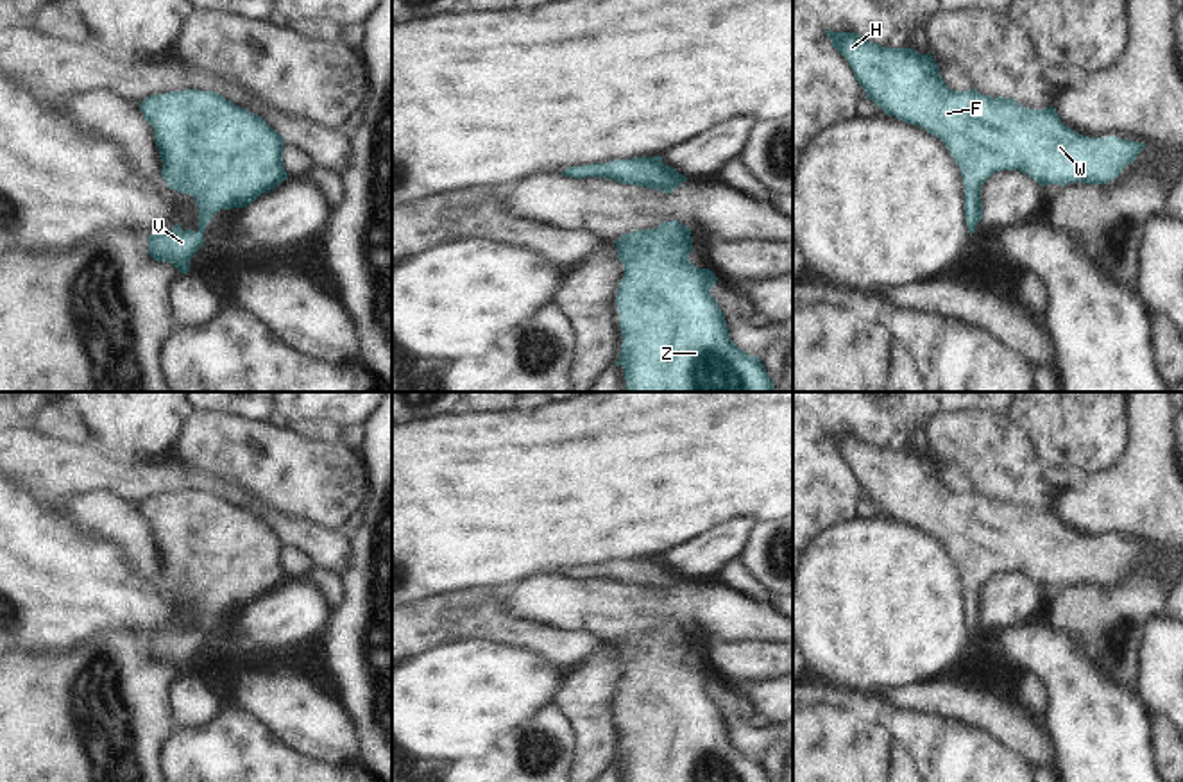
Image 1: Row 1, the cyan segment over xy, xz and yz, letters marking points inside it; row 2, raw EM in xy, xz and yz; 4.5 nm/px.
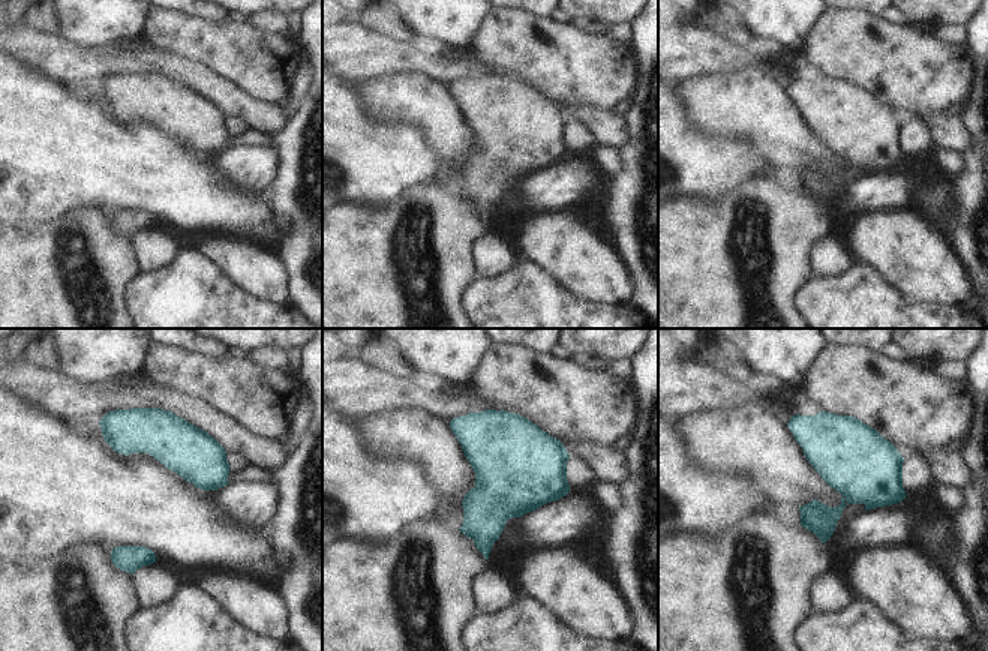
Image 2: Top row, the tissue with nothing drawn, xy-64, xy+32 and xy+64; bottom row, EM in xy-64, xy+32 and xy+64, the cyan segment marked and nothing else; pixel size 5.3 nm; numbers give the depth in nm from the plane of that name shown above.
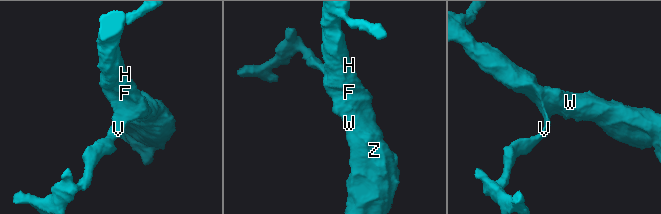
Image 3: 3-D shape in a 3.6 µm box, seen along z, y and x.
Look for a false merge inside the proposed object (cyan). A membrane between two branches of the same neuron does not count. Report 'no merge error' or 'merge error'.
no merge error

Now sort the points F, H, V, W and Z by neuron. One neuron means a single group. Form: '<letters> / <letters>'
F H V W Z

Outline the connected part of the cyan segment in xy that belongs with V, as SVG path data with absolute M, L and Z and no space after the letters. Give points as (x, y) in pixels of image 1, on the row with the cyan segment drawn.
M170 91L150 95L140 109L154 129L154 140L163 159L161 175L170 190L188 193L199 208L199 231L183 231L175 224L166 233L149 236L149 254L156 261L172 263L181 274L190 272L190 259L204 245L204 229L220 211L247 208L261 193L288 179L283 166L283 136L261 116L226 100L215 91Z

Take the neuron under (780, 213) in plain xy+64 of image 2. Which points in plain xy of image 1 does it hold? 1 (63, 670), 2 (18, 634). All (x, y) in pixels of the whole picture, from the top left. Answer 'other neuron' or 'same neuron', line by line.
1: same neuron
2: other neuron

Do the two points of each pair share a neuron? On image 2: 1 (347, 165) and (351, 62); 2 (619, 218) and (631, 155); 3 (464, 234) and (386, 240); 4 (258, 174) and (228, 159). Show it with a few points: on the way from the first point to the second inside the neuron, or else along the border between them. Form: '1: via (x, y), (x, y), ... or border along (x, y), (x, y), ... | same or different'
1: border along (338, 72), (359, 84) | different
2: via (631, 203), (631, 170) | same
3: via (440, 215), (429, 204), (408, 201), (398, 216) | same
4: via (251, 168), (236, 162) | same

